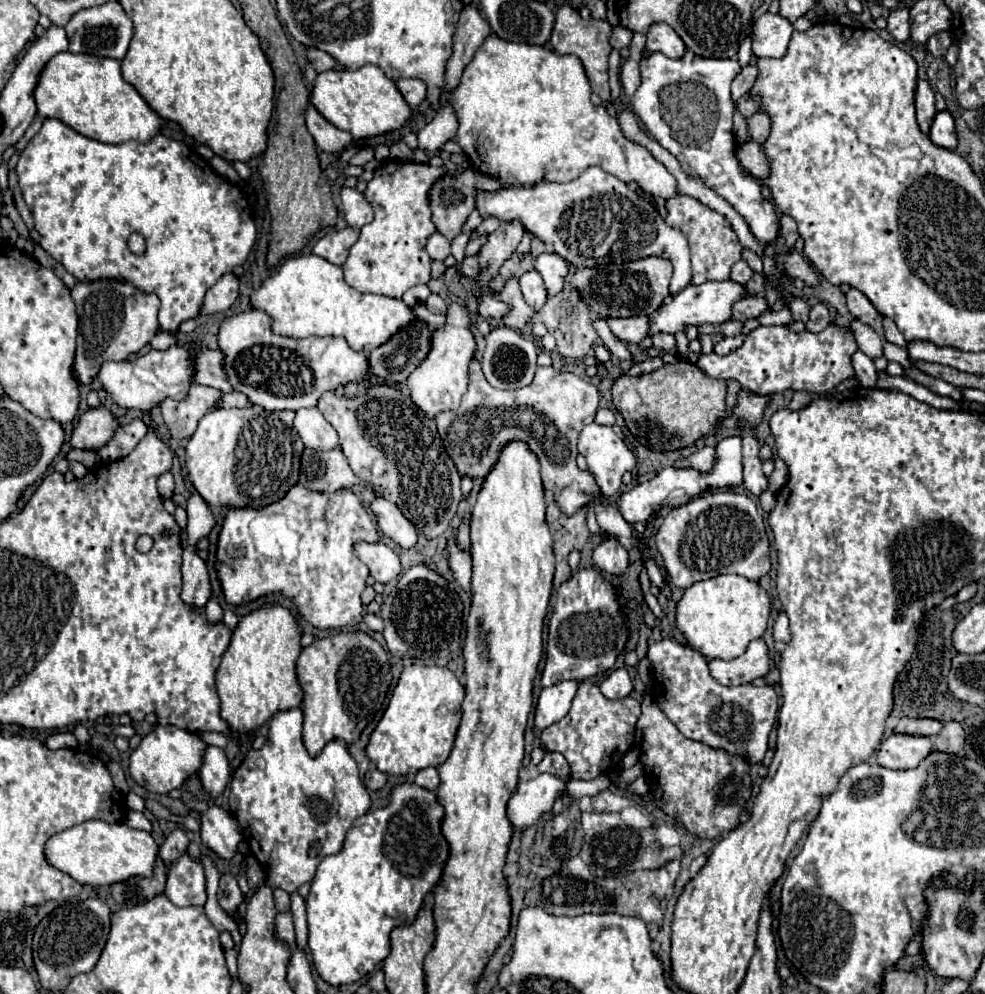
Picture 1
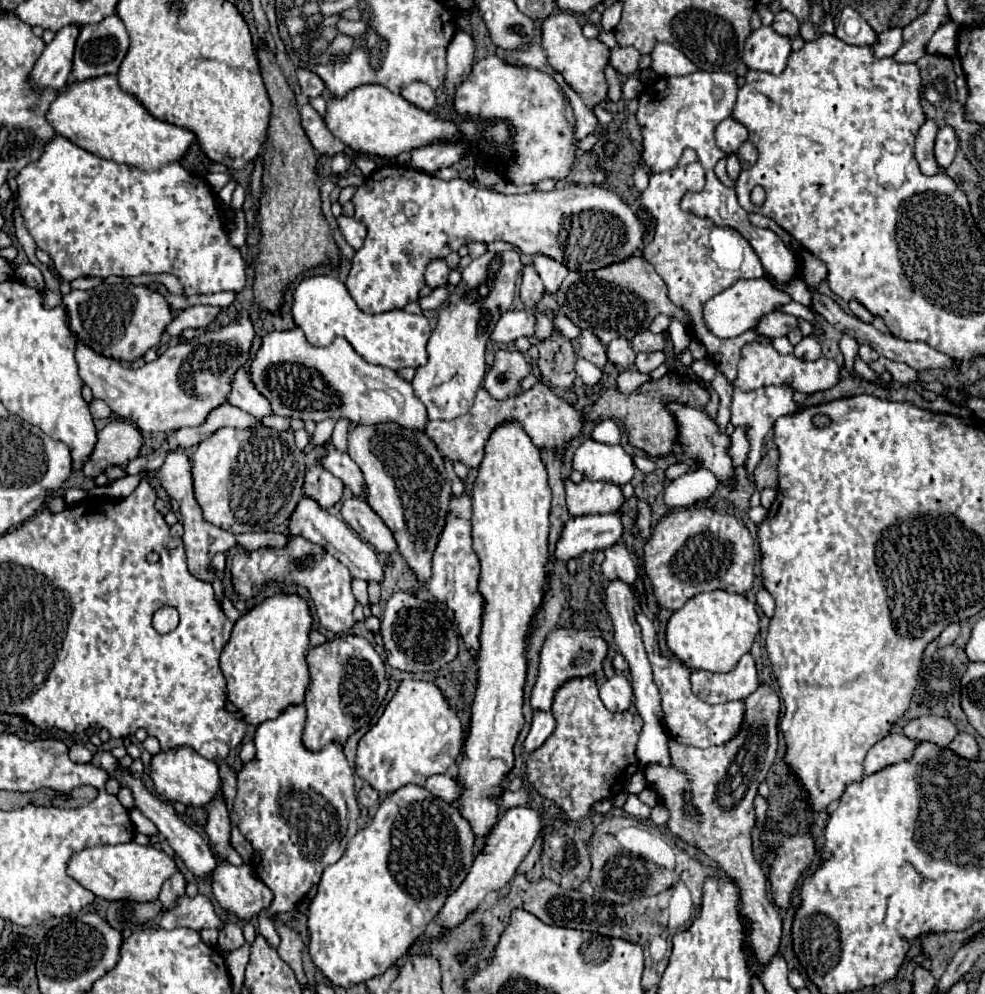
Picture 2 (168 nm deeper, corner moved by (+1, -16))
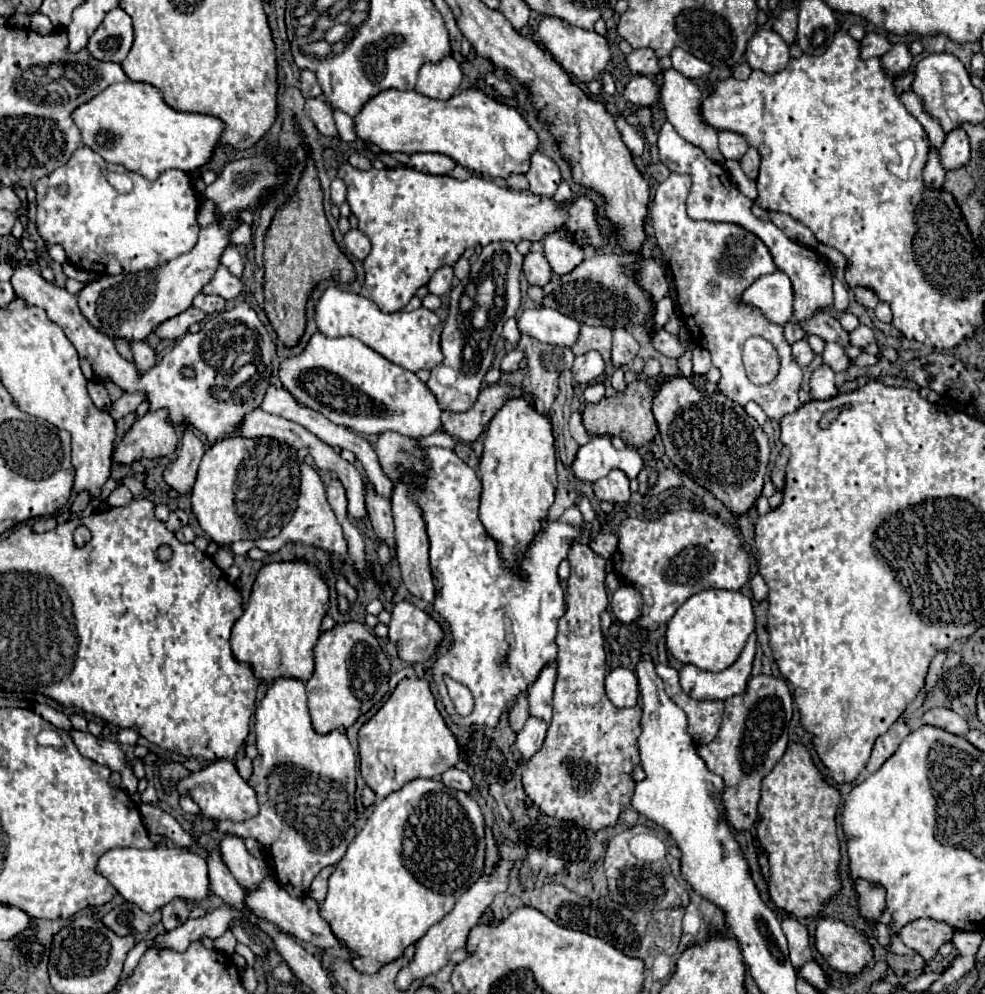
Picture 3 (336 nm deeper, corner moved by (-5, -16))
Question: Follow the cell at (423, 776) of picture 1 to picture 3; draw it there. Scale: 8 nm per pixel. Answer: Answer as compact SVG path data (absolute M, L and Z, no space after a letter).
M448 768L444 774L442 774L442 784L446 786L446 788L452 788L452 790L462 790L462 792L470 792L472 788L474 788L474 784L472 784L472 778L466 774L466 772L462 772L462 770L458 770L458 768Z

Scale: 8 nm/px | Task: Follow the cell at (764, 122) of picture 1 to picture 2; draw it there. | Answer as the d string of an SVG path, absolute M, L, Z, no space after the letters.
M752 142L742 144L742 148L738 150L738 160L740 160L740 164L742 164L744 170L748 170L748 168L754 166L754 162L758 160L758 152L756 152L756 148L754 148Z

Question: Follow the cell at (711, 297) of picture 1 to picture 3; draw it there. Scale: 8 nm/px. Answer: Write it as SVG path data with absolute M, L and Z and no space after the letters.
M776 270L774 274L760 276L756 282L752 282L742 292L740 304L746 304L746 306L752 306L752 308L762 310L762 314L766 316L768 322L786 324L792 318L792 284L790 284L790 278L784 272L780 272L780 270Z

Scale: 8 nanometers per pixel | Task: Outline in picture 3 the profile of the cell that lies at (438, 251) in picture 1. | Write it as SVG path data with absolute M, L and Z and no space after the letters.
M442 266L442 268L438 268L438 270L432 274L432 278L430 278L430 282L428 282L428 290L430 290L432 294L436 294L436 296L442 296L442 294L446 294L446 292L450 290L452 278L454 278L454 270L452 270L450 266Z

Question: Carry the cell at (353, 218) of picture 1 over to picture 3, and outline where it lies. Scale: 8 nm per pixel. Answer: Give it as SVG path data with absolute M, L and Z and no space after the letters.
M350 228L346 234L344 234L344 244L346 244L346 250L356 256L358 260L364 260L370 252L370 240L364 232L356 230L356 228Z

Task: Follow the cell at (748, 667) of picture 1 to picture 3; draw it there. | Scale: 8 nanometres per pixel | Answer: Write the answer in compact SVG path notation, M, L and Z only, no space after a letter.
M752 634L740 658L722 672L704 672L698 666L686 664L680 668L682 690L694 700L728 700L740 696L748 688L752 662L756 654L756 634Z

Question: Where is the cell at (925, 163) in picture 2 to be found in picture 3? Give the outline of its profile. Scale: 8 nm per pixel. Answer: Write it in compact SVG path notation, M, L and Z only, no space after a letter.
M930 148L930 152L928 152L928 162L926 162L926 168L924 168L924 182L926 182L930 188L942 188L944 174L946 174L946 170L944 170L942 164L940 164L938 148Z

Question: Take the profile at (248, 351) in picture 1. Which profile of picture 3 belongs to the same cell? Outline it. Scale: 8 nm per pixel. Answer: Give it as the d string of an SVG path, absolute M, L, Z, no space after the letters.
M316 332L308 340L306 348L296 354L288 356L280 362L278 378L282 386L294 396L298 404L304 404L316 412L322 412L328 420L334 424L342 424L354 432L360 434L382 434L386 430L410 436L410 438L420 438L420 436L430 436L440 428L440 406L436 398L430 394L424 382L416 378L414 372L404 370L366 344L362 344L358 338L346 336L346 338L326 338L324 334Z

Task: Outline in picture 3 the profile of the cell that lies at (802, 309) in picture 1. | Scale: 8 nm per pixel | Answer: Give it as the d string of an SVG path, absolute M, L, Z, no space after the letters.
M790 320L790 322L784 326L784 336L786 336L786 340L788 340L790 344L794 344L794 342L806 338L806 332L800 328L800 324L798 324L796 320Z

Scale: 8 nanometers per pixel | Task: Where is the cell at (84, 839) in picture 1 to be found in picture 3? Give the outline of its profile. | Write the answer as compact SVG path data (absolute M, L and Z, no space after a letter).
M156 846L150 850L114 848L98 858L96 872L100 872L124 900L140 906L144 912L154 912L156 908L162 908L164 904L178 896L184 900L200 902L210 892L206 860L184 848L166 846Z

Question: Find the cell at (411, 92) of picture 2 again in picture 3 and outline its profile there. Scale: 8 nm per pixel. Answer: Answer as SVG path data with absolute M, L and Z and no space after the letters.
M448 56L438 64L424 64L418 72L418 82L414 90L434 100L448 100L460 86L460 80L462 70L458 62Z

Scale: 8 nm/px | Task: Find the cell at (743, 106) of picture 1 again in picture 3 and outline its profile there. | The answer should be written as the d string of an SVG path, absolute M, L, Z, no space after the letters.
M730 130L718 132L718 144L720 144L720 152L726 160L740 160L744 156L744 152L748 150L746 138L742 134L736 134Z

